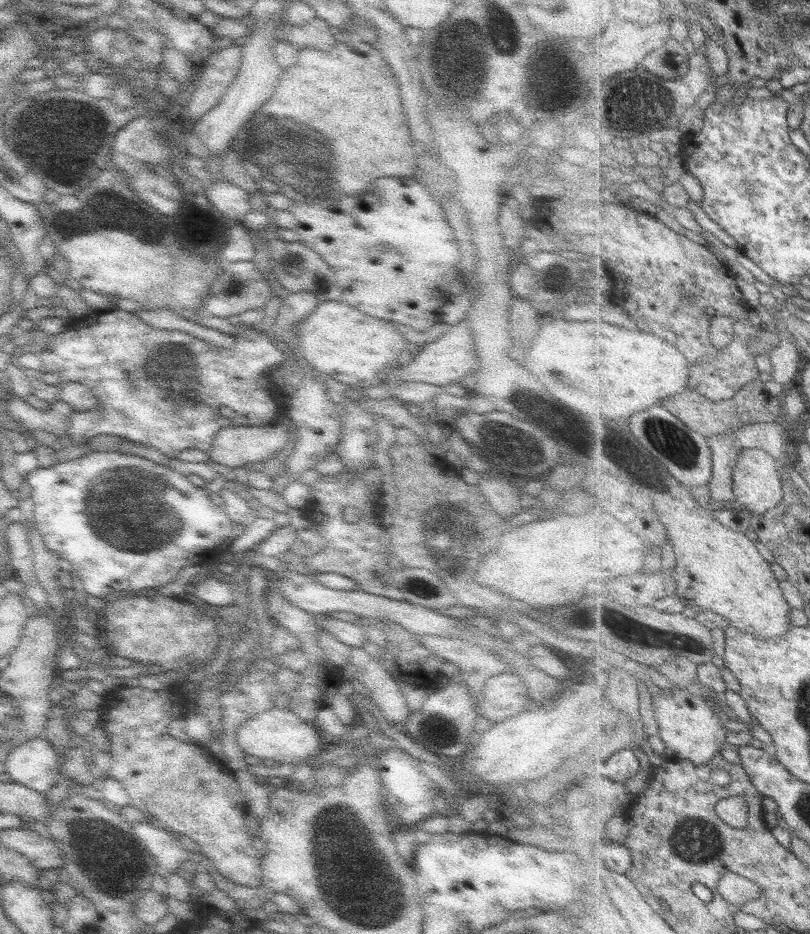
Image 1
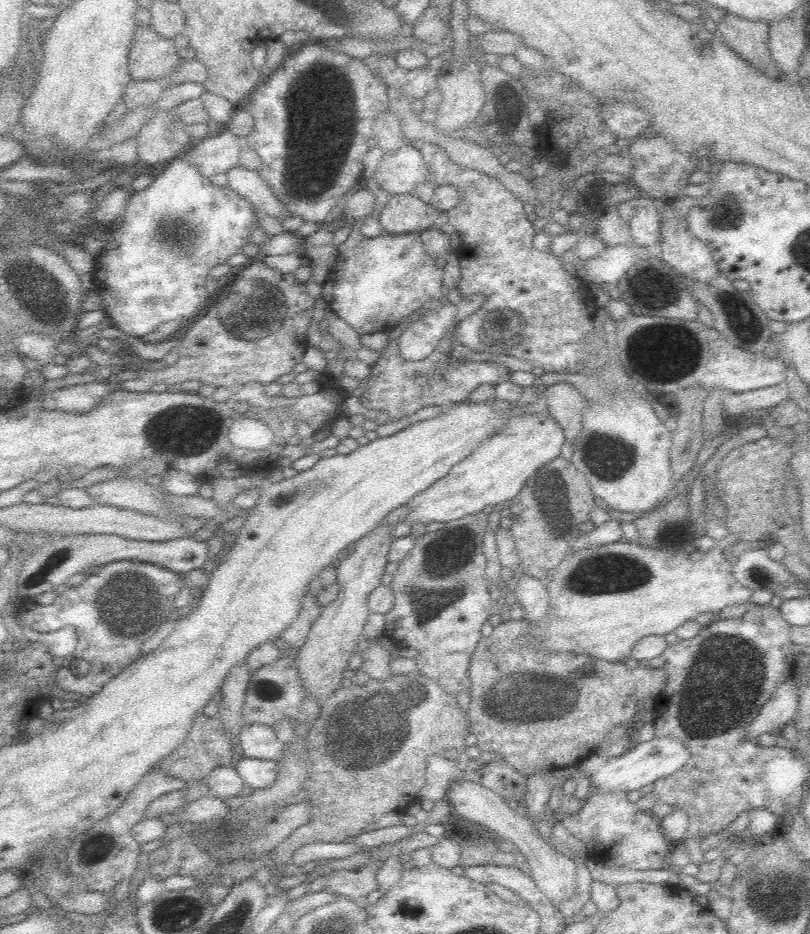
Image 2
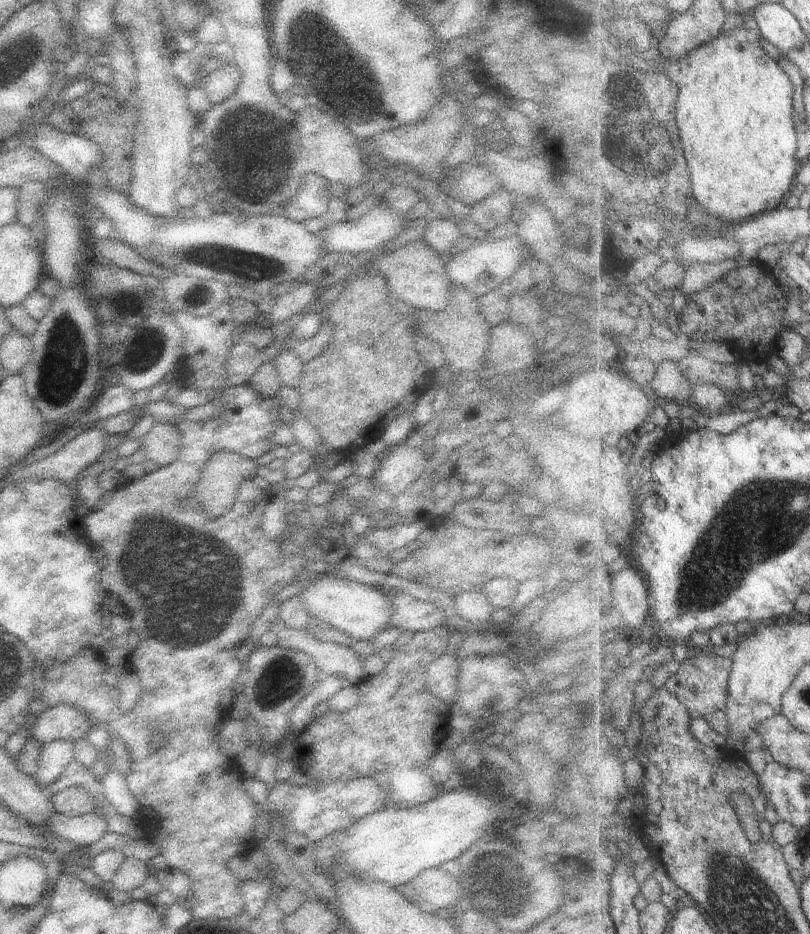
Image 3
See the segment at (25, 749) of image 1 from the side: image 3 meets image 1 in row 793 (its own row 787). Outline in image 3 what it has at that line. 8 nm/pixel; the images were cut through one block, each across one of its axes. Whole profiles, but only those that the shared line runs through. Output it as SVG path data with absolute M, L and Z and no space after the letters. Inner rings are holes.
M53 740L42 744L35 782L39 788L46 788L53 780L59 778L59 774L65 770L69 762L73 760L73 740Z

